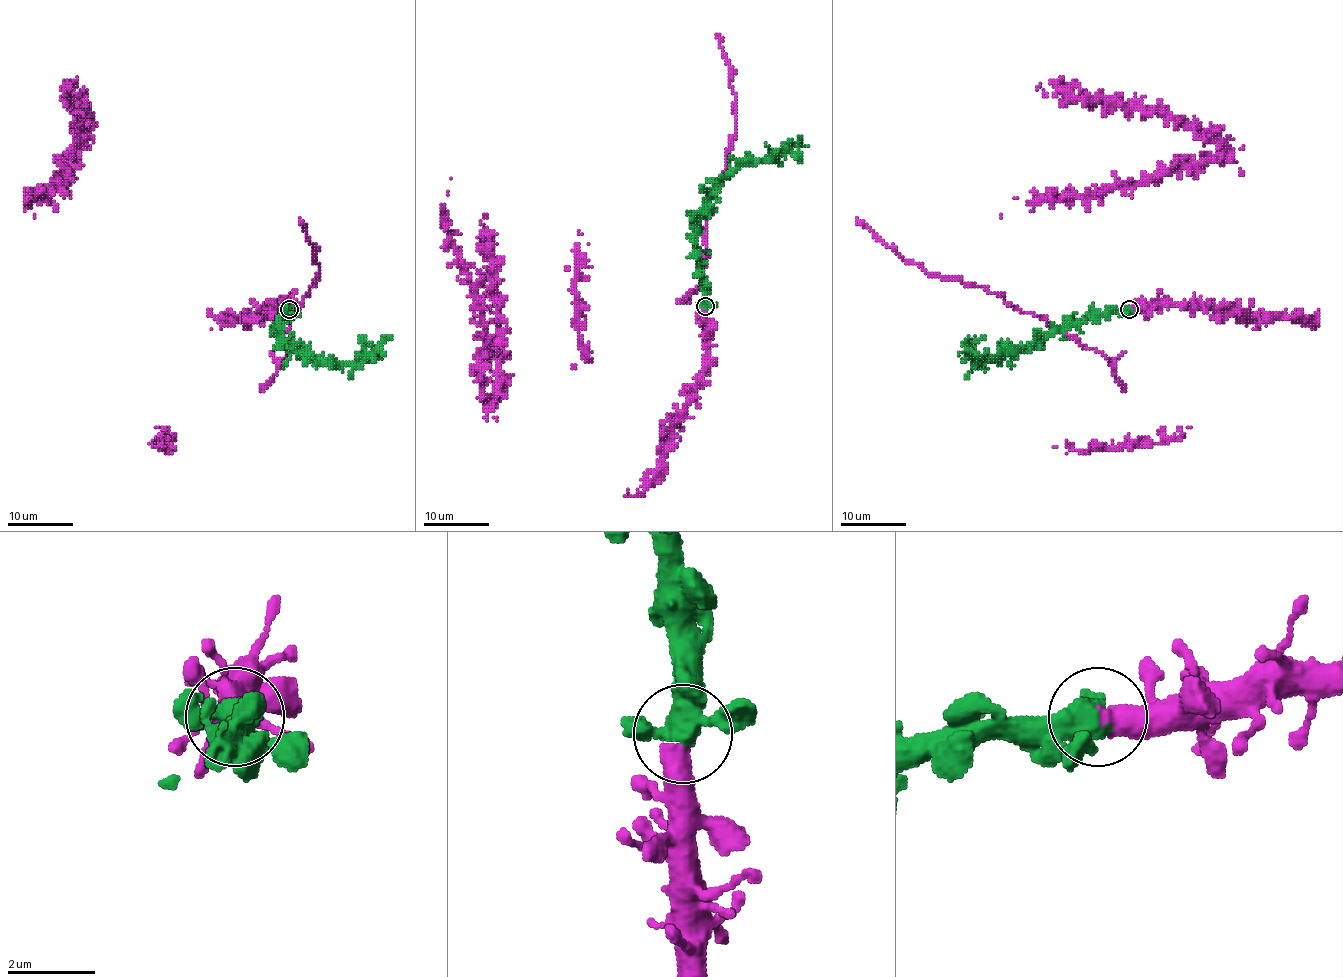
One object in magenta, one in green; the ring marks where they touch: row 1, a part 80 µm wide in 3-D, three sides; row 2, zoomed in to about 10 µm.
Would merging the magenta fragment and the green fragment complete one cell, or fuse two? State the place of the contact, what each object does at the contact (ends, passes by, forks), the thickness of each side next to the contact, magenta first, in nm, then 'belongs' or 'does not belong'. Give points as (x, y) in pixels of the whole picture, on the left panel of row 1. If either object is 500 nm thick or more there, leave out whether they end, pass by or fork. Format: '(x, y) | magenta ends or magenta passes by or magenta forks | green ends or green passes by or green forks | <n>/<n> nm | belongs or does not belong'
(289, 309) | 550/420 nm | belongs

